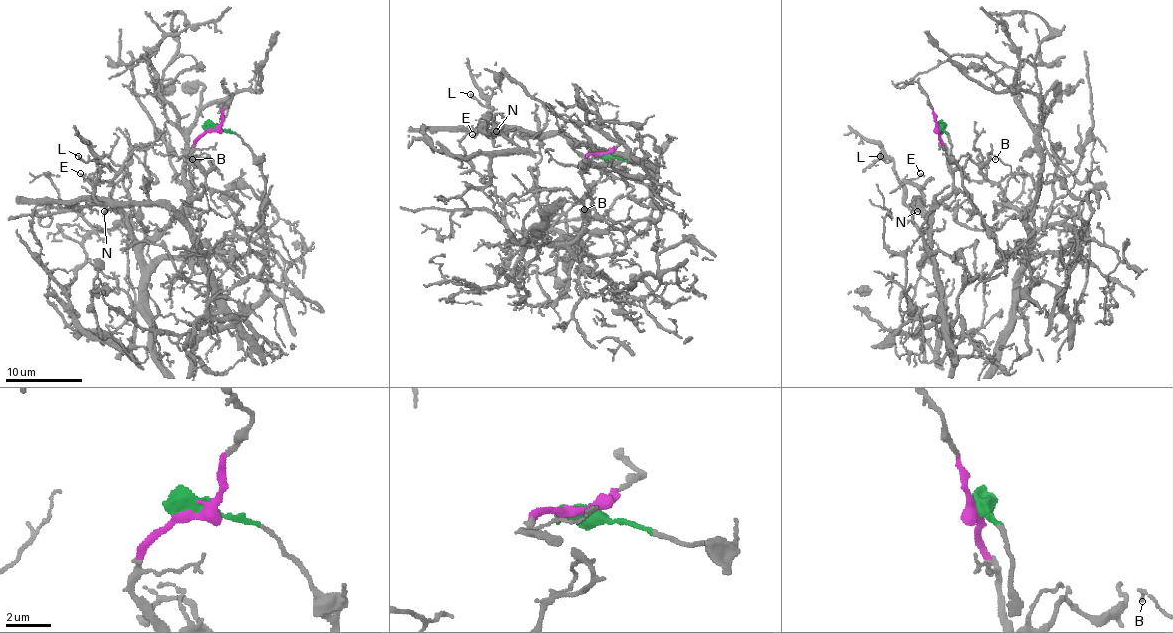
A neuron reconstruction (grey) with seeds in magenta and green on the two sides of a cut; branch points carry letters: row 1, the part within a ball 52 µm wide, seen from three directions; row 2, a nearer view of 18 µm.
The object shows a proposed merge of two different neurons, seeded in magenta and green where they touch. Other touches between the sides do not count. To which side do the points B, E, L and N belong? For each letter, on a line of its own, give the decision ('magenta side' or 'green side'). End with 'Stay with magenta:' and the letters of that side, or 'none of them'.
B: green side
E: magenta side
L: magenta side
N: magenta side
Stay with magenta: E, L, N

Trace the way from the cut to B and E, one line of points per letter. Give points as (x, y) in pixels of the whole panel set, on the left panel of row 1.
B: (213, 129), (234, 132), (261, 169), (265, 252), (196, 244), (144, 260), (186, 204), (192, 159)
E: (213, 129), (192, 152), (205, 188), (178, 211), (167, 206), (99, 202), (80, 173)

